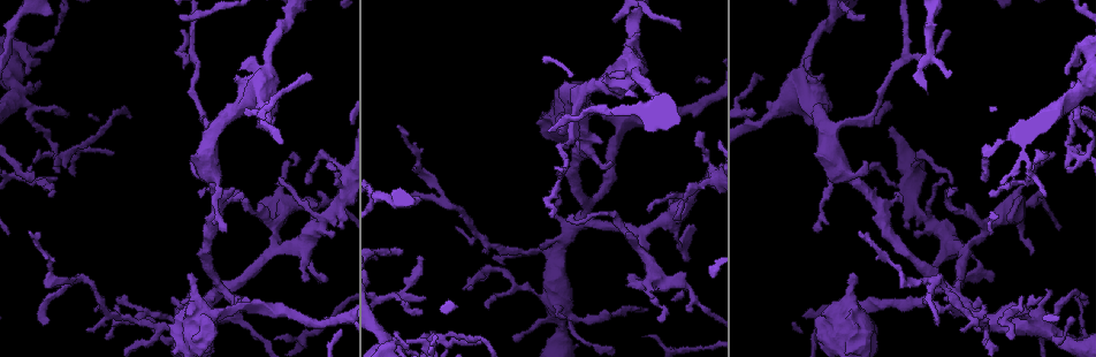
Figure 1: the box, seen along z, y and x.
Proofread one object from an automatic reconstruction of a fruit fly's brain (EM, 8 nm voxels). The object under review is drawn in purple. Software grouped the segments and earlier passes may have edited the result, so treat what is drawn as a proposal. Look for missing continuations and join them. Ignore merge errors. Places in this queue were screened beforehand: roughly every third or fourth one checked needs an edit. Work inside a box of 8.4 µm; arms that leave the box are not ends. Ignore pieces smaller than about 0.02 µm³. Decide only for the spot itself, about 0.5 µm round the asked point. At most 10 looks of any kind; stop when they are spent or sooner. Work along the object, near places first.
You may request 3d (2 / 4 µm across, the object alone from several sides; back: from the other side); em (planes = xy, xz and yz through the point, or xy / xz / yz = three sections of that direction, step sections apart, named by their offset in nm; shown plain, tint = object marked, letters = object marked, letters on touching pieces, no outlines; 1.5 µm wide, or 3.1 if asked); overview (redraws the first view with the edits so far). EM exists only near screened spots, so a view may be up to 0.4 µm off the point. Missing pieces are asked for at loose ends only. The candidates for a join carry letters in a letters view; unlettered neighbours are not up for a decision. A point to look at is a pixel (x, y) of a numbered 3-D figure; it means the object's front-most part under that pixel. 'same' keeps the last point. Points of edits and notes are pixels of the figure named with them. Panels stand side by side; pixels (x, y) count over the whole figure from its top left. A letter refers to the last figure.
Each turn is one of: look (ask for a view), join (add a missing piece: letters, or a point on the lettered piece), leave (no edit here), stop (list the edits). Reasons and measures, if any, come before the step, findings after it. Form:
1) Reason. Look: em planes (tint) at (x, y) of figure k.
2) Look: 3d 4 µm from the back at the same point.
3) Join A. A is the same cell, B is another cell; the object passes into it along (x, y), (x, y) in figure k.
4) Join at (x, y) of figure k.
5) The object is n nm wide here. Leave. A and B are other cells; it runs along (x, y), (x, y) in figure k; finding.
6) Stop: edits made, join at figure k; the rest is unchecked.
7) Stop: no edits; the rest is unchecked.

Branch stops here. Look: 3d 2 µm at (860, 232) of figure 1.

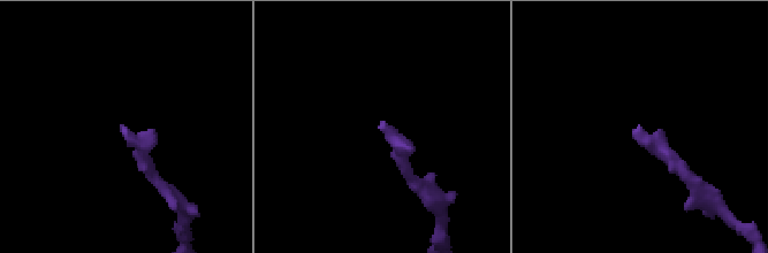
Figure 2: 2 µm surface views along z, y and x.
Shape alone is not enough. Look: em planes (letters) at (121, 130) of figure 2.

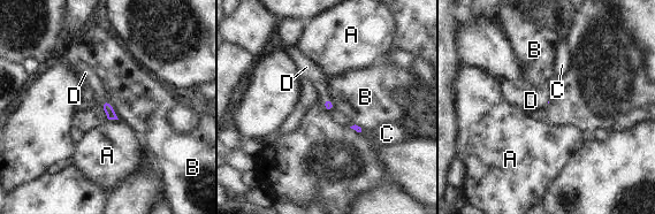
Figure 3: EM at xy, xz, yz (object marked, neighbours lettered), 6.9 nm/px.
Join D. D is the same cell, A, B and C are other cells; the object passes into it along (328, 105), (326, 100), (310, 69) in figure 3; it goes on there.

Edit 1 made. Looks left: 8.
Look: overview.

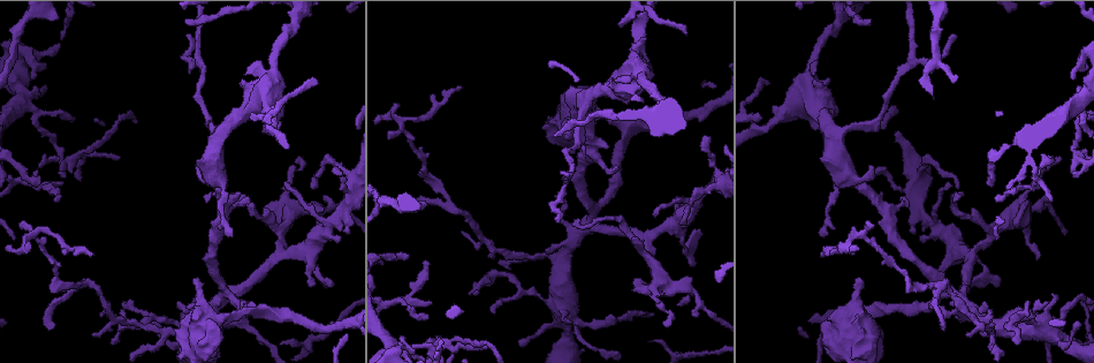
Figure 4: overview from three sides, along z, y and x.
Tapers out. Look: 3d 4 µm at (432, 304) of figure 4.

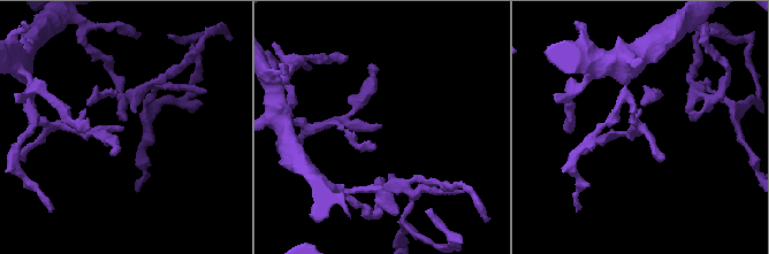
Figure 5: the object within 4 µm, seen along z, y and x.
Now the EM. Look: em planes (letters) at (381, 126) of figure 5.

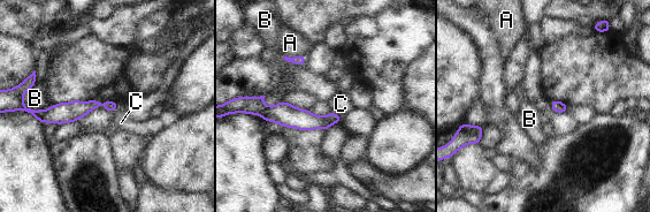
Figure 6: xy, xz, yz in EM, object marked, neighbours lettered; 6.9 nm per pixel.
The object is 80 nm wide here. Leave. A, B and C are other cells; none of them fits.

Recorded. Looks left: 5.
Stop: edits made, join at figure 3; the rest is unchecked.

